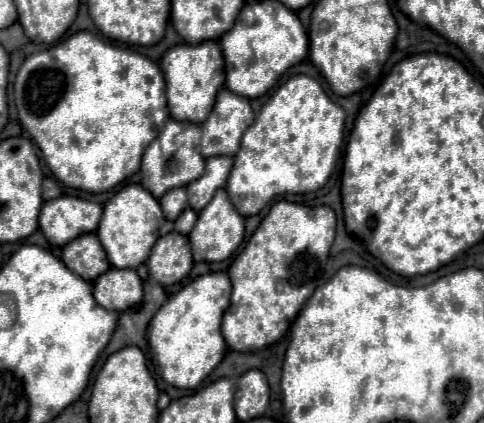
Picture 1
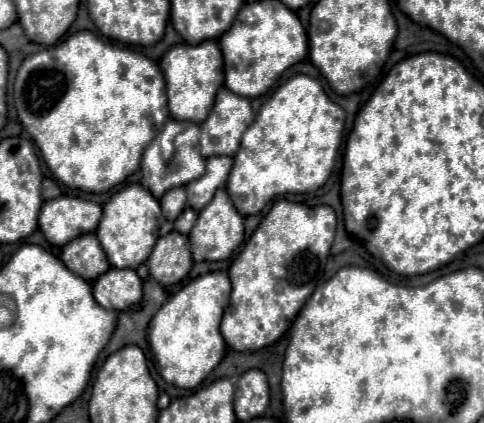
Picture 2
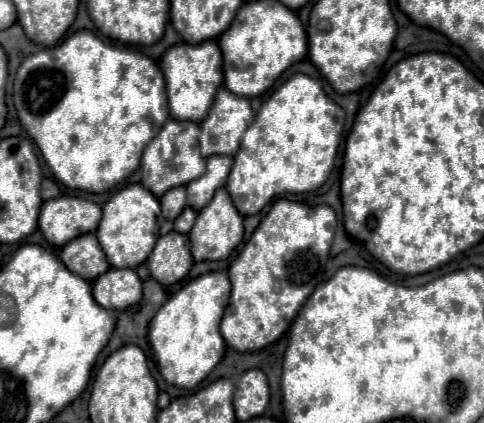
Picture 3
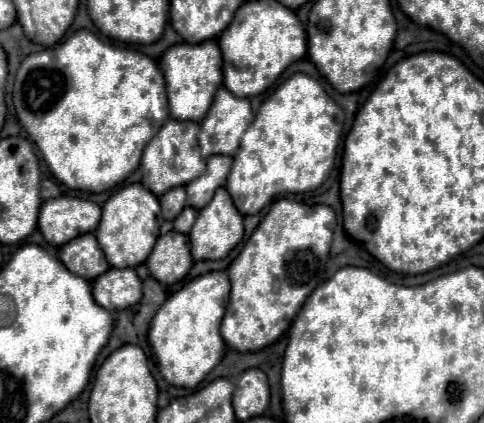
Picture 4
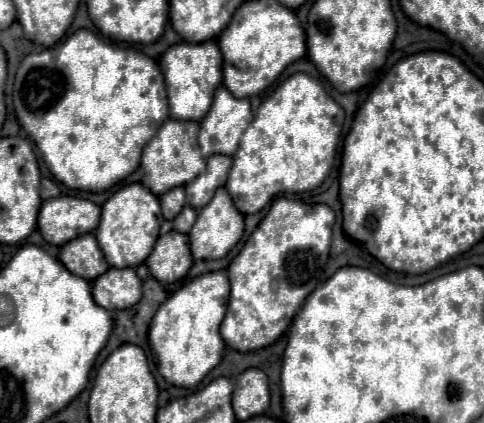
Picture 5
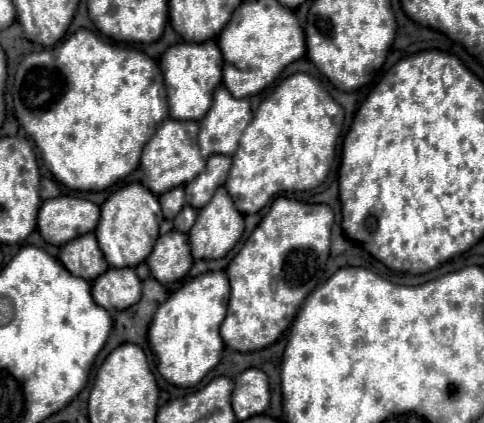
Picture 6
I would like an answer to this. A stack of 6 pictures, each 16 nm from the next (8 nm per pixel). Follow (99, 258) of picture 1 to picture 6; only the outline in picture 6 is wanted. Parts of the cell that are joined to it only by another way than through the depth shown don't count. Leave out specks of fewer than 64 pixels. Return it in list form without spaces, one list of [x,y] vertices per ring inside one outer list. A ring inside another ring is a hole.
[[[92,232],[78,236],[76,240],[70,240],[68,244],[64,244],[60,248],[58,260],[74,276],[80,276],[88,282],[92,282],[96,276],[100,276],[108,270],[108,262],[104,260],[104,254],[100,252],[100,246]]]

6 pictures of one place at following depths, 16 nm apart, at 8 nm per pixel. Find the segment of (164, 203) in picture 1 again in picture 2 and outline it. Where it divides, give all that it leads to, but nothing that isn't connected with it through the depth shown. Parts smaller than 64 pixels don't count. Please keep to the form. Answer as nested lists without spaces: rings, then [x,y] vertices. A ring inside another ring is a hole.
[[[172,188],[160,198],[160,206],[166,220],[176,220],[180,212],[186,208],[186,190],[184,188]]]

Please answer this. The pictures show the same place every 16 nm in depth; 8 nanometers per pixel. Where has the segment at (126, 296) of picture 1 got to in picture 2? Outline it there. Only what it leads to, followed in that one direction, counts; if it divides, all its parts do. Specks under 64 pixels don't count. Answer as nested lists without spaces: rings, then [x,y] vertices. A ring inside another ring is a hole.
[[[110,268],[94,282],[94,298],[102,308],[122,312],[142,300],[142,280],[134,270]]]

